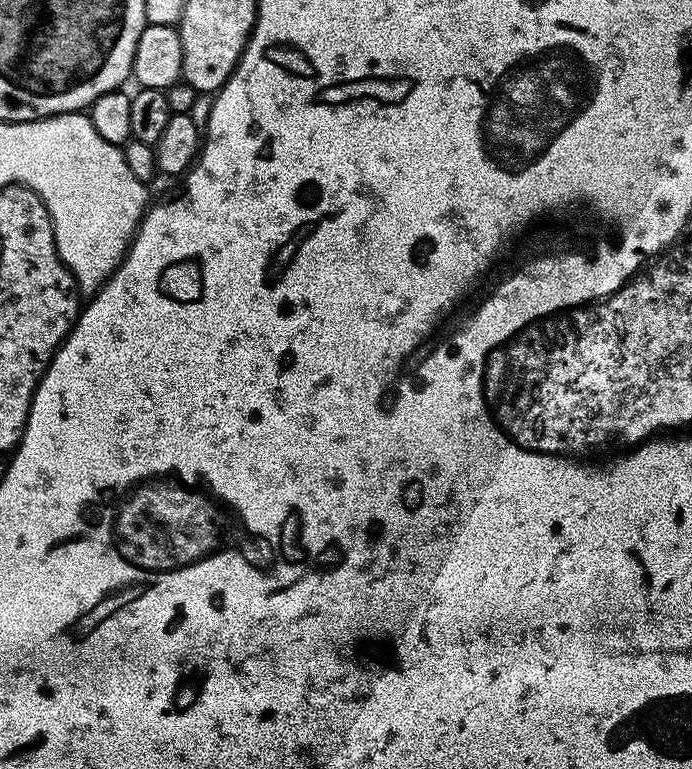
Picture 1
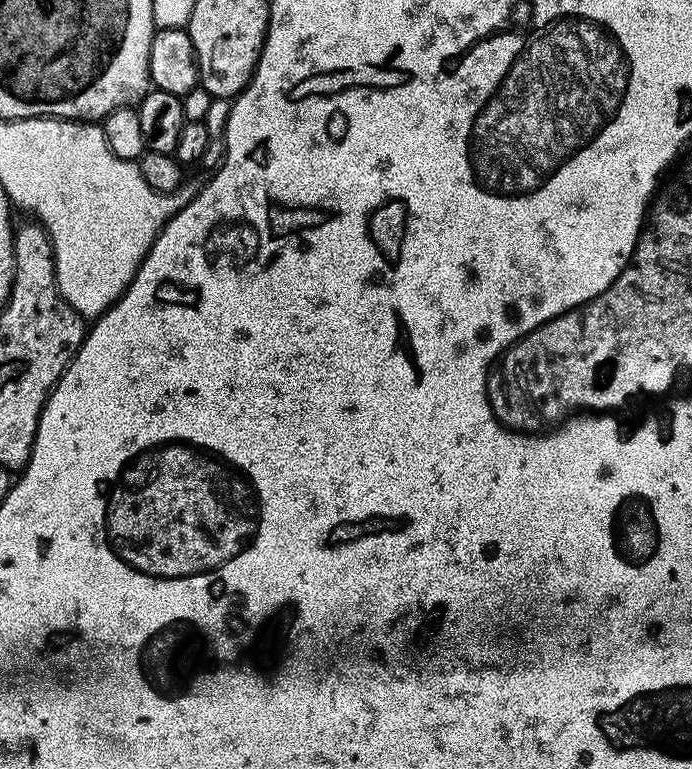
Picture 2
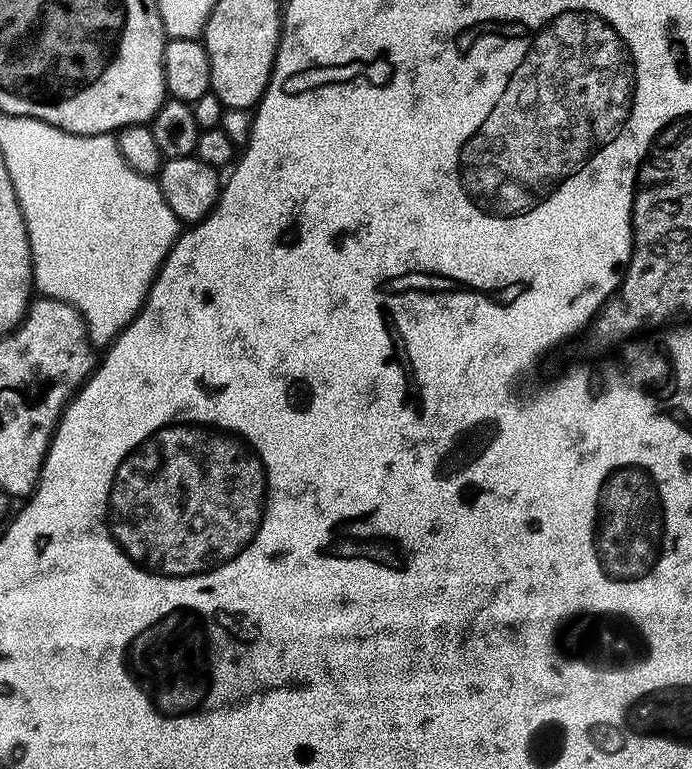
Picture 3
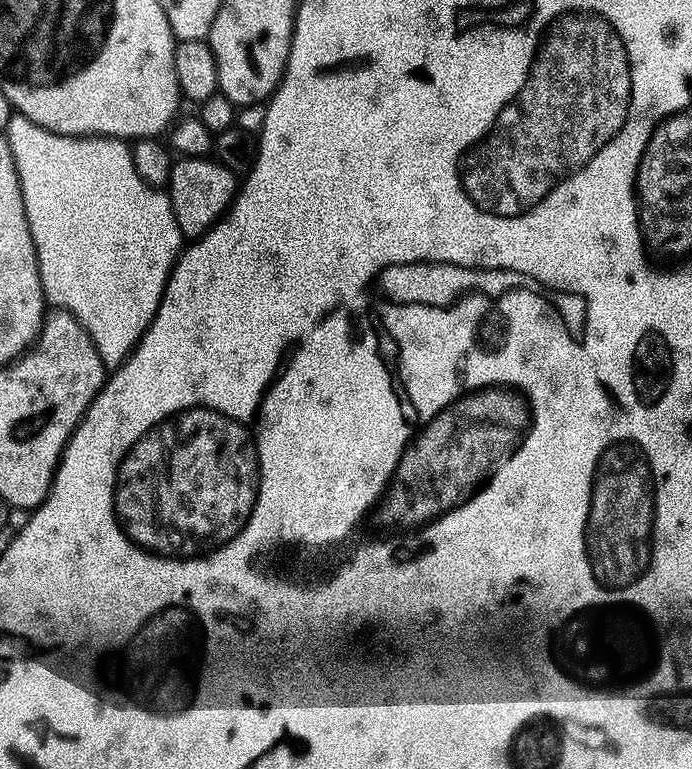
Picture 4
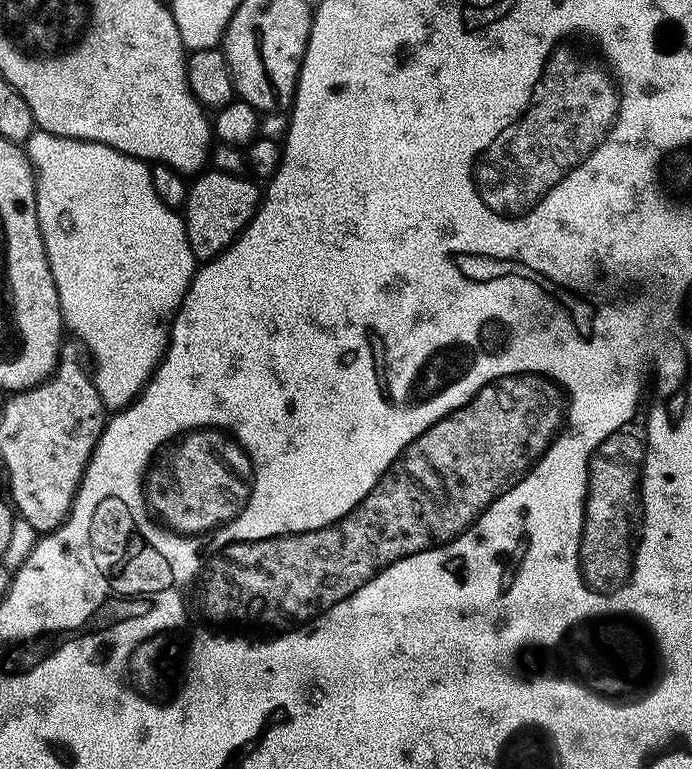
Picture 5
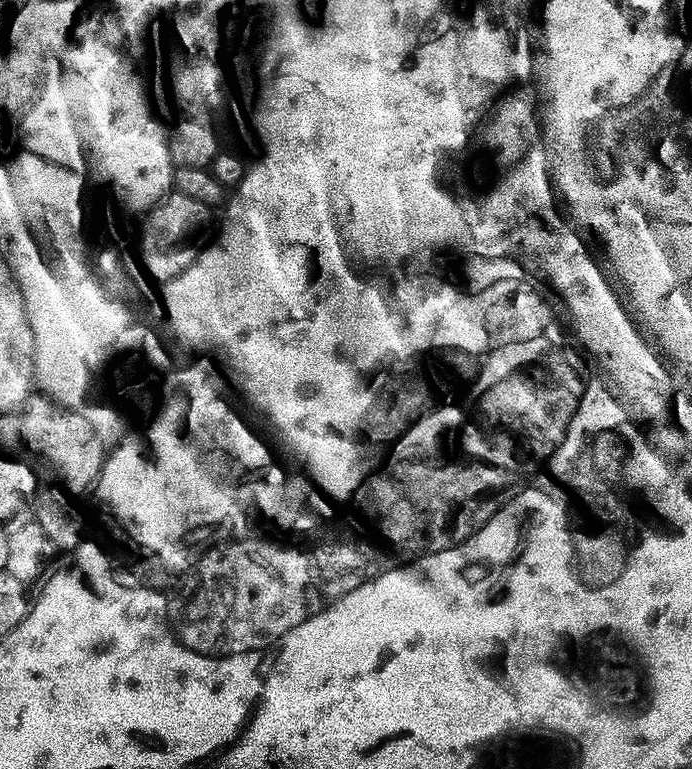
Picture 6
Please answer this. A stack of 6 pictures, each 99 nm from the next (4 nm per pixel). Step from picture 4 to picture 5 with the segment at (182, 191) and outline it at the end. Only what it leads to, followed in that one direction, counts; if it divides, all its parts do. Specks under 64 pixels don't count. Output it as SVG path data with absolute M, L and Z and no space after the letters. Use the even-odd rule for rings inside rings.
M204 170L193 179L196 181L188 184L188 196L184 199L182 215L186 238L197 261L212 260L217 254L223 252L252 221L252 216L260 205L262 192L255 179L244 179L243 175L232 175L219 170Z

